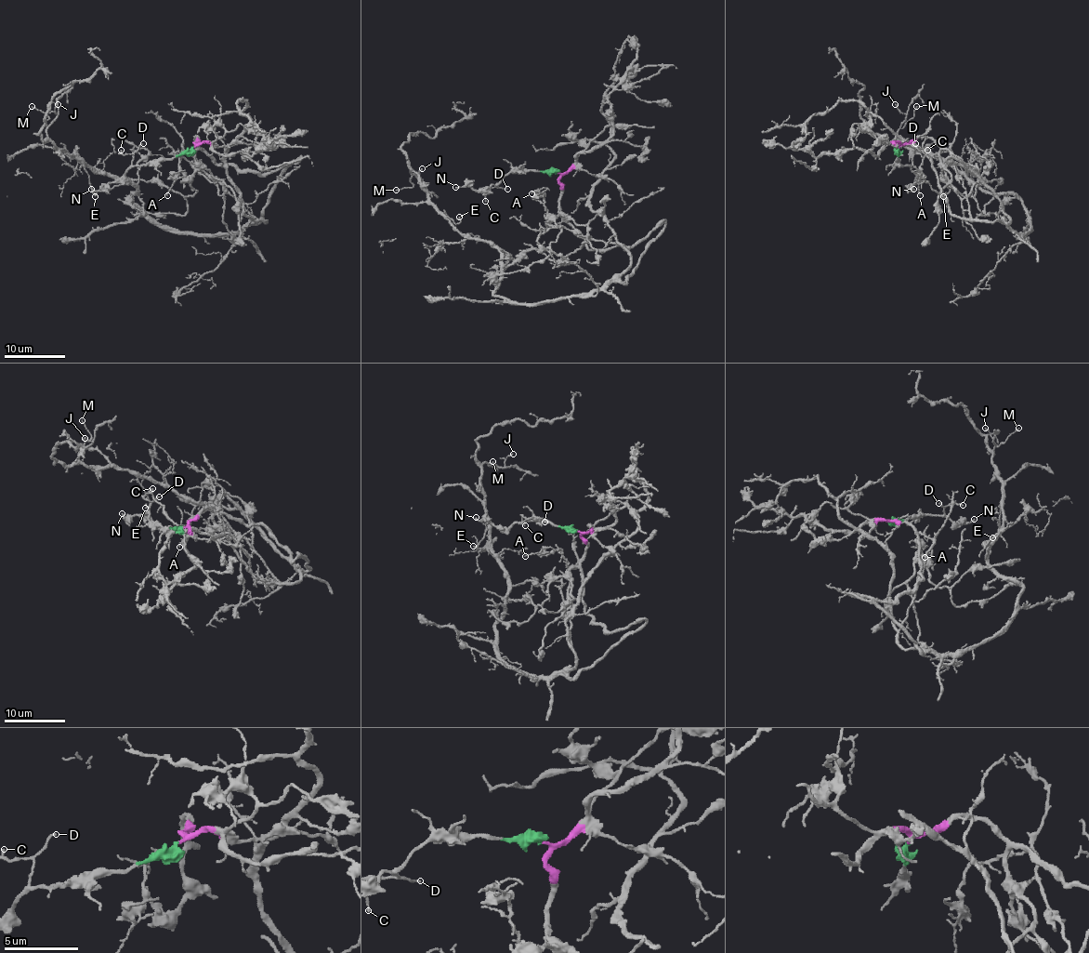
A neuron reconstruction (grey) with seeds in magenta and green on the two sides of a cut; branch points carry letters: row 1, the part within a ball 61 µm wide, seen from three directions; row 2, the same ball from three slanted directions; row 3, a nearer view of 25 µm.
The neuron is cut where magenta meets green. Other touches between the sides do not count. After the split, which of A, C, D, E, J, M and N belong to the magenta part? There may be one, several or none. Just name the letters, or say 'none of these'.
A, E, J, M

